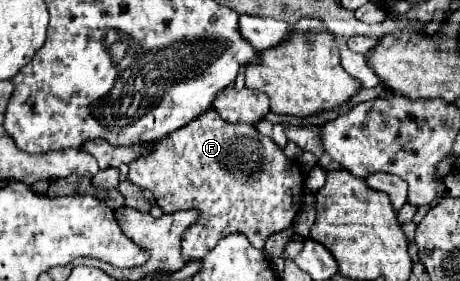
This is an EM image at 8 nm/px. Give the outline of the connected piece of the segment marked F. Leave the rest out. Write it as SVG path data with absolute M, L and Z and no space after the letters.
M208 109L204 115L200 115L200 119L188 123L188 127L182 127L180 131L174 131L162 141L156 141L154 149L148 155L134 159L128 167L130 167L128 179L134 185L152 191L156 203L164 209L164 213L174 213L180 209L202 211L202 217L184 233L182 239L182 251L186 261L202 259L212 247L216 247L220 239L232 233L246 235L252 247L262 251L264 249L262 241L272 233L288 229L304 203L302 167L296 161L284 157L282 149L270 137L260 135L256 127L248 123L228 125L224 123L224 119L220 119L220 115L216 115L216 109Z

